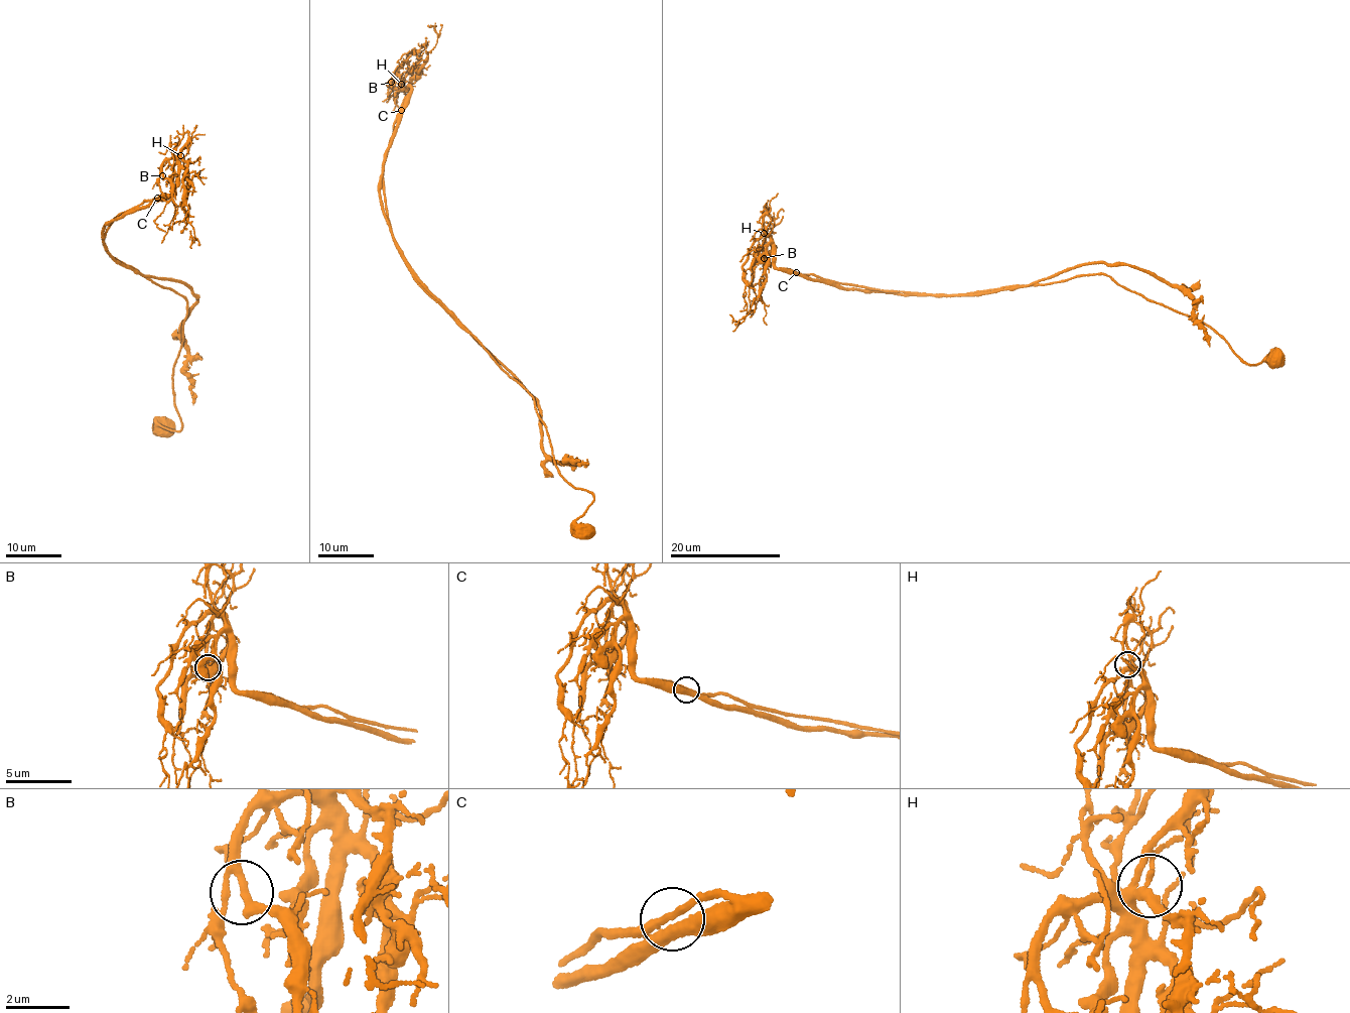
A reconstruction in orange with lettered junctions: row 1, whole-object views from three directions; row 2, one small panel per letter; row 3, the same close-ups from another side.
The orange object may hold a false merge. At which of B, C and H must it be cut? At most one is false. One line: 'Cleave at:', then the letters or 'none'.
Cleave at: none

